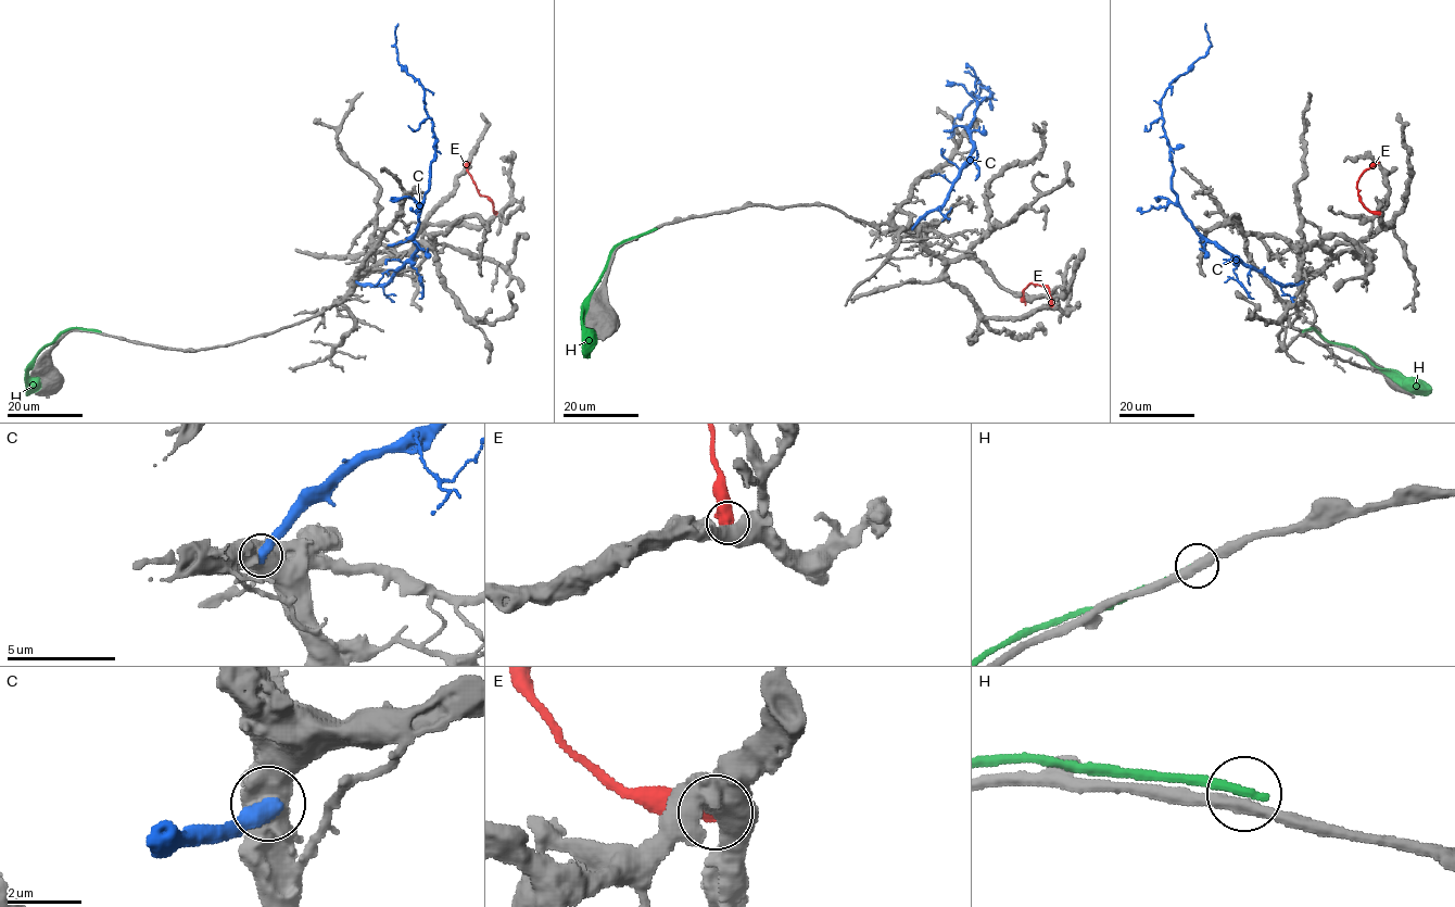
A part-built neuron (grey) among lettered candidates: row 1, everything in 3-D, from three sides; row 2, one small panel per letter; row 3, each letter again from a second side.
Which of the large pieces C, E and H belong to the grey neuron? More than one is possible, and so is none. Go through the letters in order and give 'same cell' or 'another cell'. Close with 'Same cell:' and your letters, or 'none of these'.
C: another cell
E: another cell
H: another cell
Same cell: none of these

